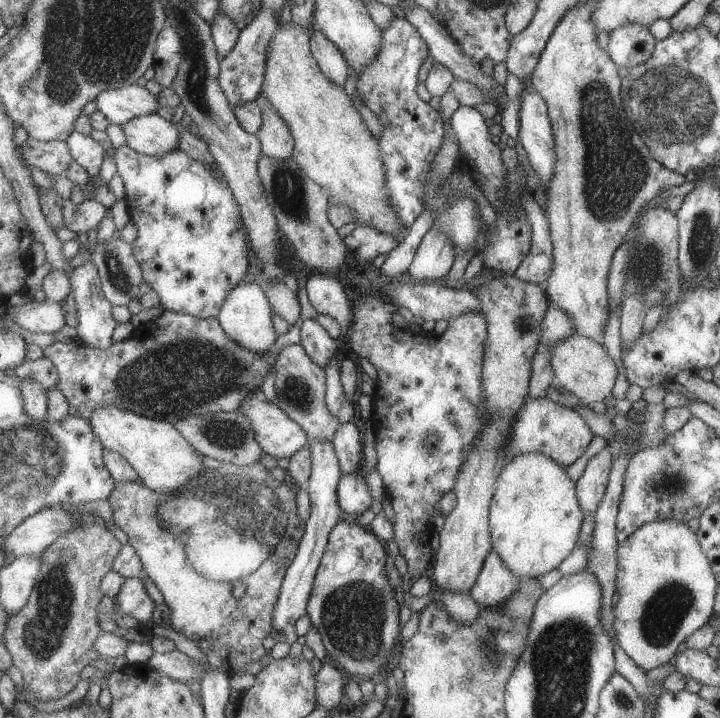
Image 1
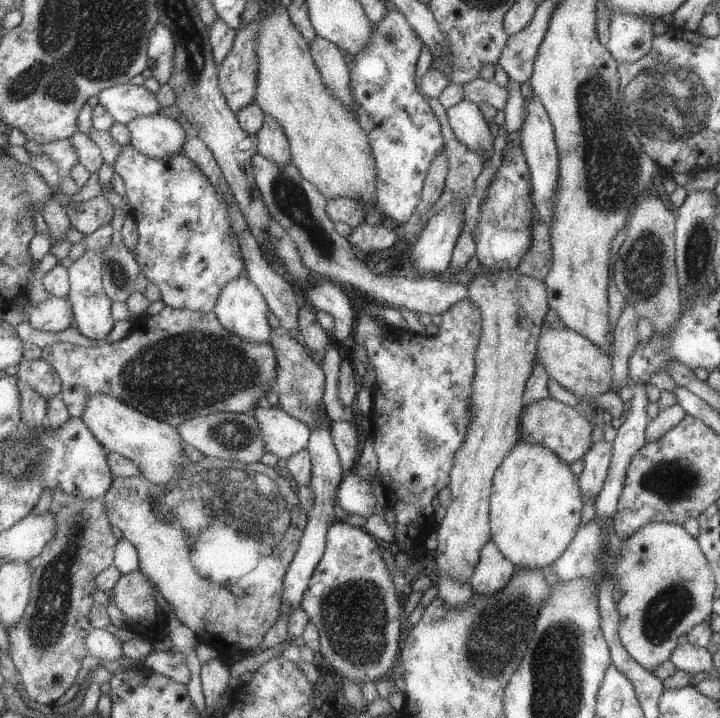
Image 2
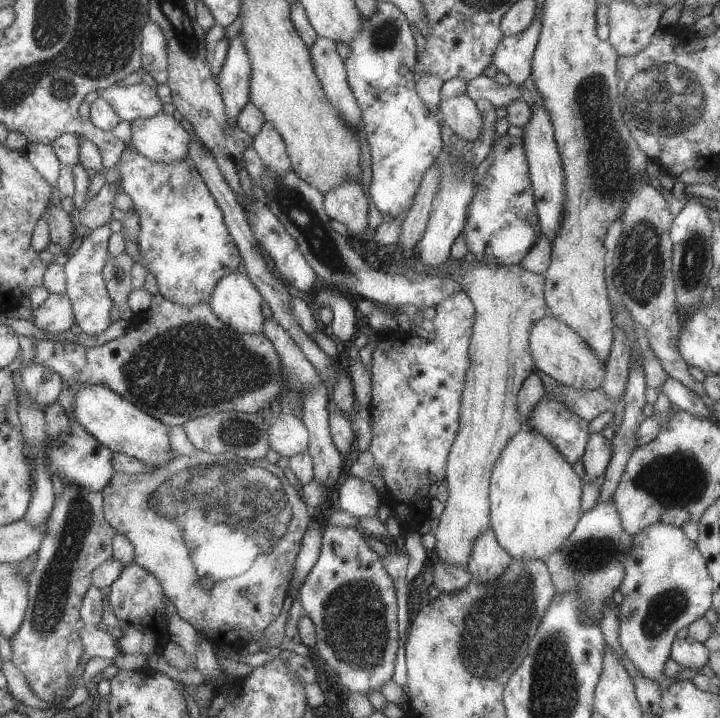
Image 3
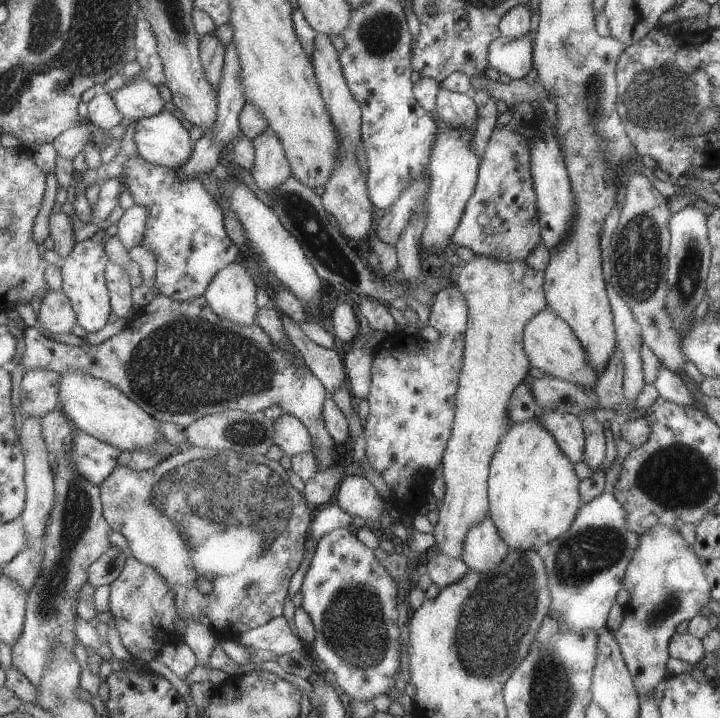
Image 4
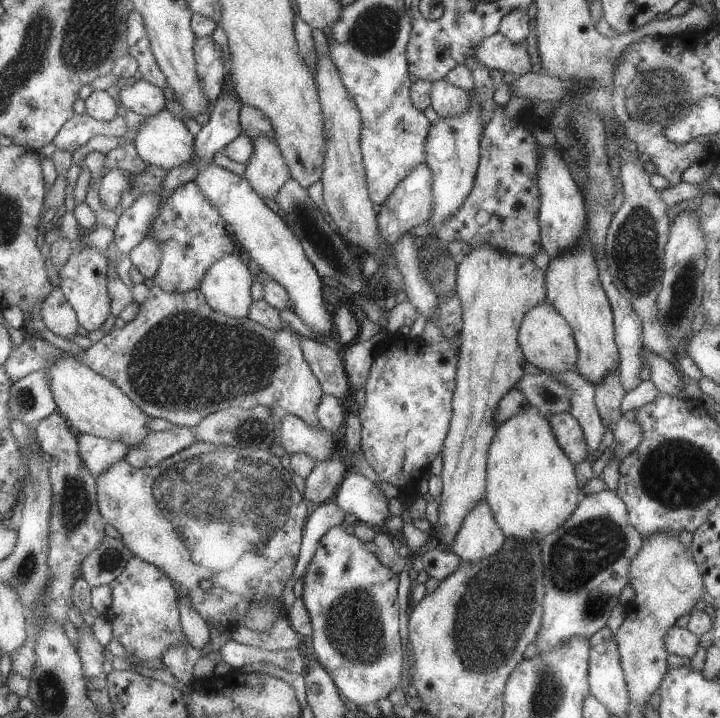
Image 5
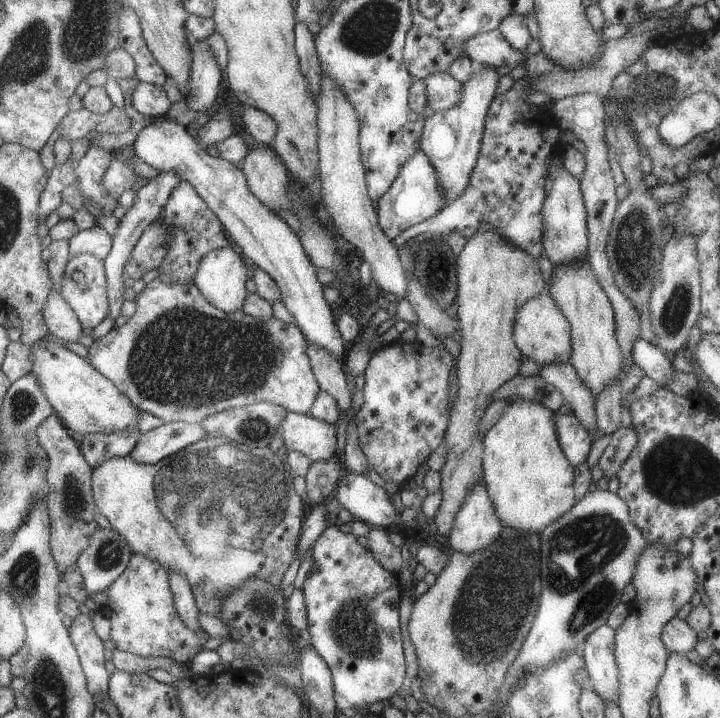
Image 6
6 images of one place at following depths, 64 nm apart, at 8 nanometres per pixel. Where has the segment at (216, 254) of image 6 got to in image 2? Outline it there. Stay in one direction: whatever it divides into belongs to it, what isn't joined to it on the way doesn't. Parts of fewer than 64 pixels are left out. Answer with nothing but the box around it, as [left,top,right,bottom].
[213,275,273,344]

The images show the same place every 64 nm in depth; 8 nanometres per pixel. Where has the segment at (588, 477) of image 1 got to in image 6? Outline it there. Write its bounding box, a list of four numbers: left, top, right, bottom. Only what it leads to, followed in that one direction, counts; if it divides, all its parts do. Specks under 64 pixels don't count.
[539,362,600,436]

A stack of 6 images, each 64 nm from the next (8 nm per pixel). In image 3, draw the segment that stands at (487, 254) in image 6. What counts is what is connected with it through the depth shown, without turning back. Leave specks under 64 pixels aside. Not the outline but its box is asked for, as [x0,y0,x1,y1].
[434,262,550,570]

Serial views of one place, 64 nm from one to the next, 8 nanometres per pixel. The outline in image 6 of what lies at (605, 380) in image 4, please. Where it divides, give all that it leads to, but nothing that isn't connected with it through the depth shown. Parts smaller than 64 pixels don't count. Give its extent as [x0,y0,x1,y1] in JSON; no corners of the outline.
[595,382,622,436]

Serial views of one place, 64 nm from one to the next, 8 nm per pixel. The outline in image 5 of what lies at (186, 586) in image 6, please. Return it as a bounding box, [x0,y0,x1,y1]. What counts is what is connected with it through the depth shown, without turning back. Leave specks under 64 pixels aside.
[178,594,211,651]

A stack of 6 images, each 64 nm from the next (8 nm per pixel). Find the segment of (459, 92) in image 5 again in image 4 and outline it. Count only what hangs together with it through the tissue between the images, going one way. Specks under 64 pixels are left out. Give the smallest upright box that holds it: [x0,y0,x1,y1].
[436,86,478,130]

